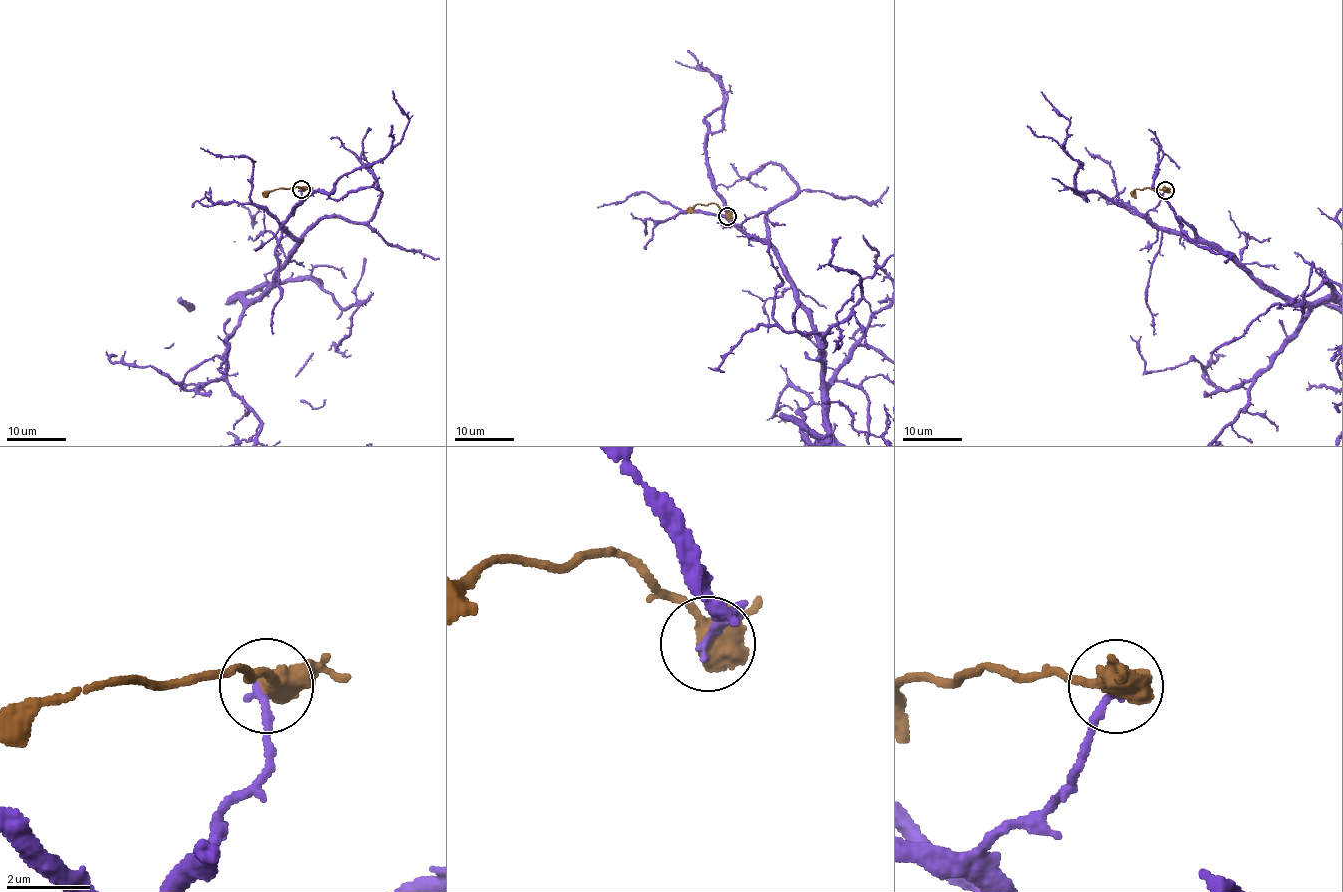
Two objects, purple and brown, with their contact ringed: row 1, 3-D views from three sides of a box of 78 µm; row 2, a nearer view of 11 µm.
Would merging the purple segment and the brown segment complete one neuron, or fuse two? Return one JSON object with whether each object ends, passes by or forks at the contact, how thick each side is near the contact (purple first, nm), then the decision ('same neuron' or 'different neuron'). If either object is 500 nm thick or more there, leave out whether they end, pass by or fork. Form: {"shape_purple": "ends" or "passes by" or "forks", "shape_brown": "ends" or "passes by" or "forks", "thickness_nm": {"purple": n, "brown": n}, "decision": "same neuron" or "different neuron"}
{"thickness_nm": {"purple": 200, "brown": 500}, "decision": "different neuron"}

